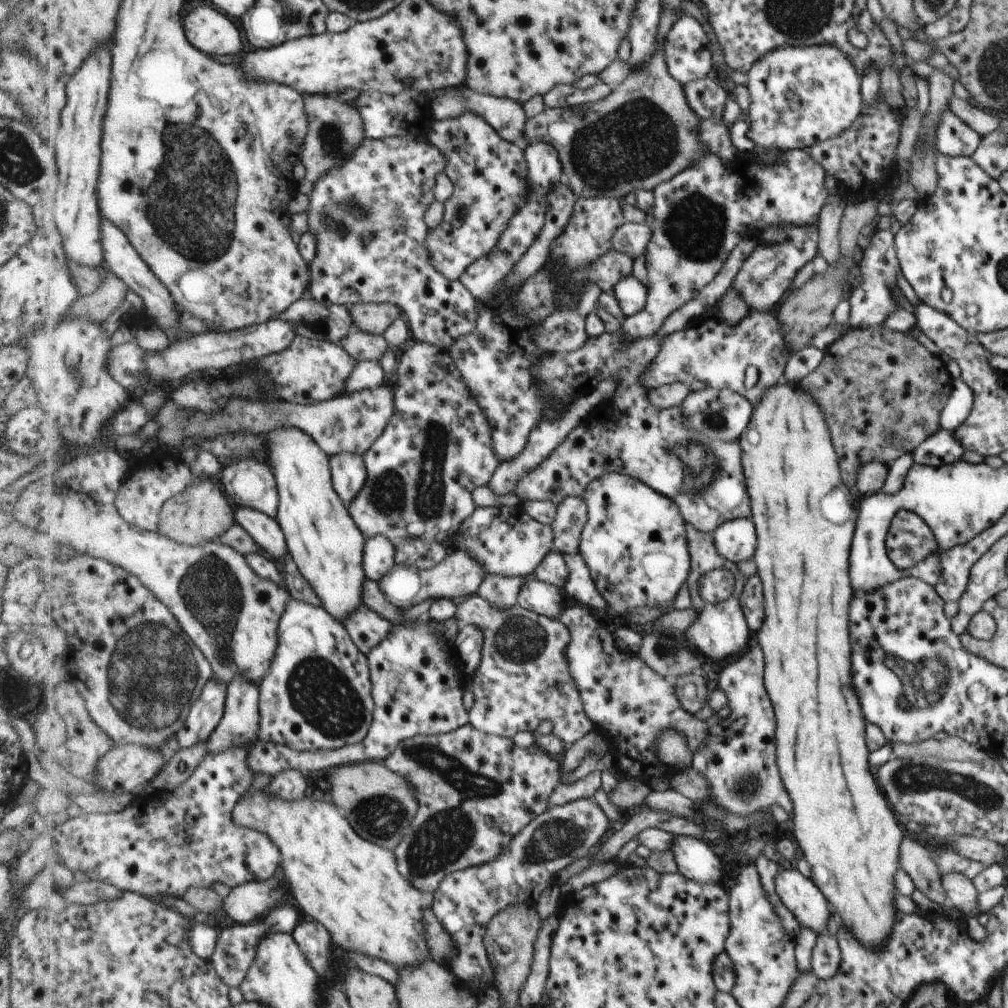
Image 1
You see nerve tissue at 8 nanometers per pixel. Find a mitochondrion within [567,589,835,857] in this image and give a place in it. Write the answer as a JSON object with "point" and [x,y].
{"point":[665,648]}

